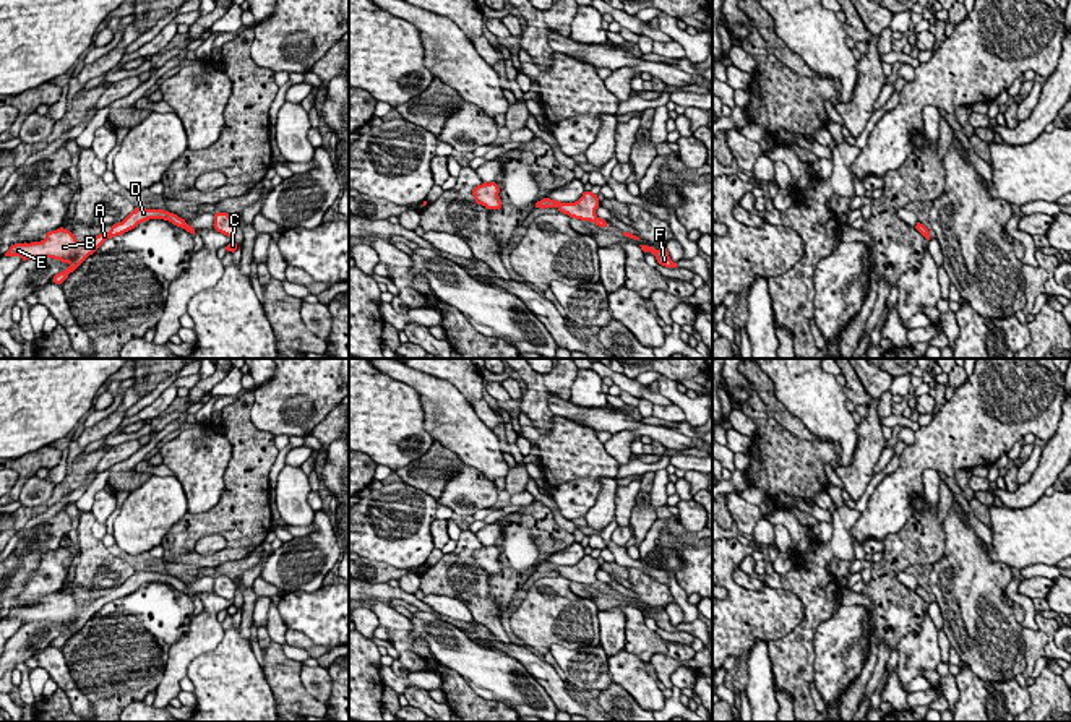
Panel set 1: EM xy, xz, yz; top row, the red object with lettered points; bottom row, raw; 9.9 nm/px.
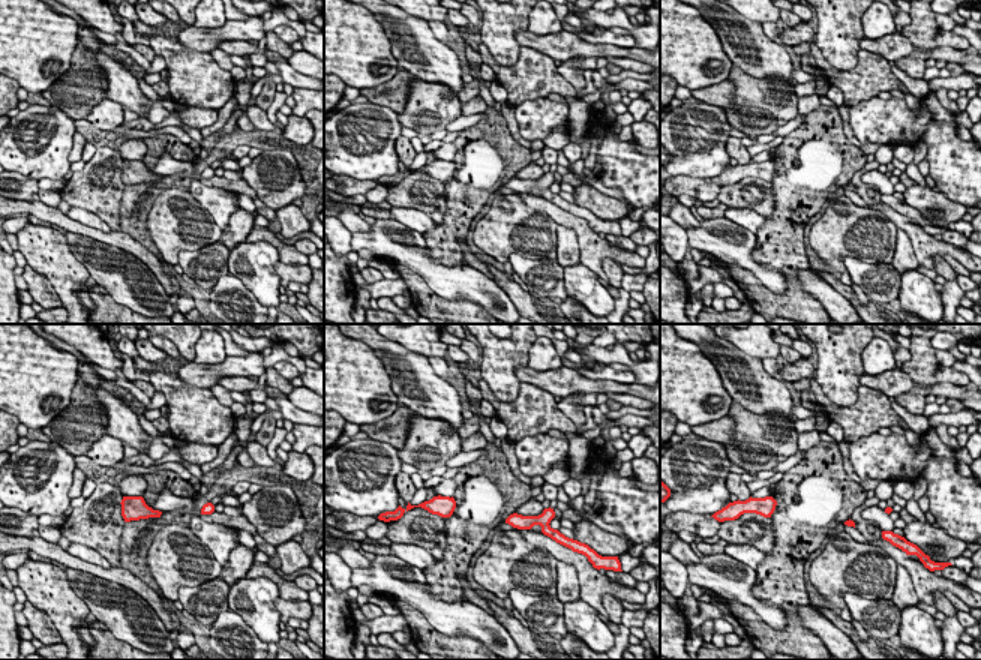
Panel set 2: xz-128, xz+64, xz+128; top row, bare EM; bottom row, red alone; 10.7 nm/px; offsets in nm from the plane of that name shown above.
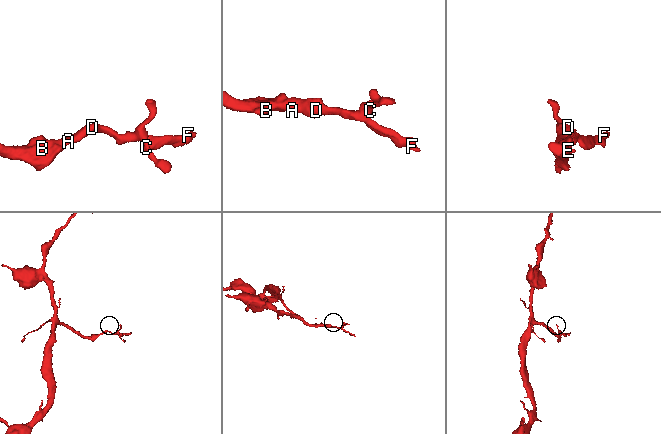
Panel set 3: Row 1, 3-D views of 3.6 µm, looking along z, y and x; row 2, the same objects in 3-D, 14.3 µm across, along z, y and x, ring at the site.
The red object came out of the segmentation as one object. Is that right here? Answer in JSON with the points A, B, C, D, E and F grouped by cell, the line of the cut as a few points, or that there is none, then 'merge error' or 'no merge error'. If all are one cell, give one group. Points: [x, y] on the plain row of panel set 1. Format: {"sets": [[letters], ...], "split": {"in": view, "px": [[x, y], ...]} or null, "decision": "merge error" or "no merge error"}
{"sets": [["A", "B", "C", "D", "E", "F"]], "split": null, "decision": "no merge error"}

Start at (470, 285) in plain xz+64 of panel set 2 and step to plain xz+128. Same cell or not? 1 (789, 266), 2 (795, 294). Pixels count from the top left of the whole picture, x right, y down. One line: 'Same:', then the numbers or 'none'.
Same: none

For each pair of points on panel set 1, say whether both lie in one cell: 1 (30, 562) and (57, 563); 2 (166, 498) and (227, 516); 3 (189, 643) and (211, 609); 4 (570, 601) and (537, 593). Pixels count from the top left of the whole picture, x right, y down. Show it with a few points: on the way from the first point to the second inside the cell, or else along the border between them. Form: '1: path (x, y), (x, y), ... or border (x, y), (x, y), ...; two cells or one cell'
1: border (59, 544), (39, 554), (38, 568), (17, 594); two cells
2: border (185, 511), (164, 536), (163, 542); two cells
3: path (197, 635), (205, 627), (208, 617); one cell
4: path (562, 601), (549, 601), (546, 597); one cell

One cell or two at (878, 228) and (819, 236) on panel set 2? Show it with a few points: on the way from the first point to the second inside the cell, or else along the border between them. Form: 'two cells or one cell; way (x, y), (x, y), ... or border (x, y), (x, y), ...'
one cell; way (863, 231), (842, 231), (834, 236)

